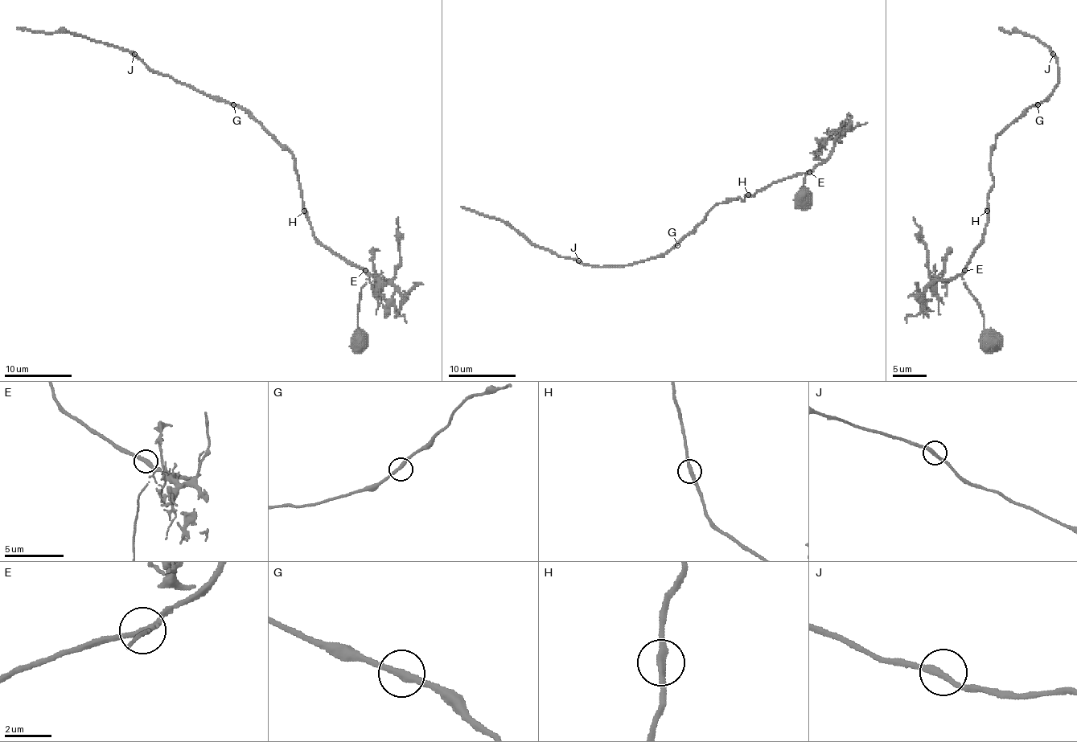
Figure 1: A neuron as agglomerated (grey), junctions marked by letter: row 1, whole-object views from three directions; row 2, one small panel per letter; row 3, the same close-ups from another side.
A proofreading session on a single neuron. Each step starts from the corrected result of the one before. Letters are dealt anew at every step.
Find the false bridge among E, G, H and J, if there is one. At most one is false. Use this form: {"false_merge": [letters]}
{"false_merge": []}

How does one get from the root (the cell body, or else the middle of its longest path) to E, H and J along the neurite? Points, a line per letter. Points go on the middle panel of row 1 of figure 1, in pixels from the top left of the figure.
E: (803, 200), (803, 179), (813, 170), (808, 171)
H: (803, 200), (803, 179), (813, 170), (773, 182), (754, 194), (748, 194)
J: (803, 200), (803, 179), (813, 170), (773, 182), (743, 202), (717, 203), (655, 256), (612, 267), (578, 260)

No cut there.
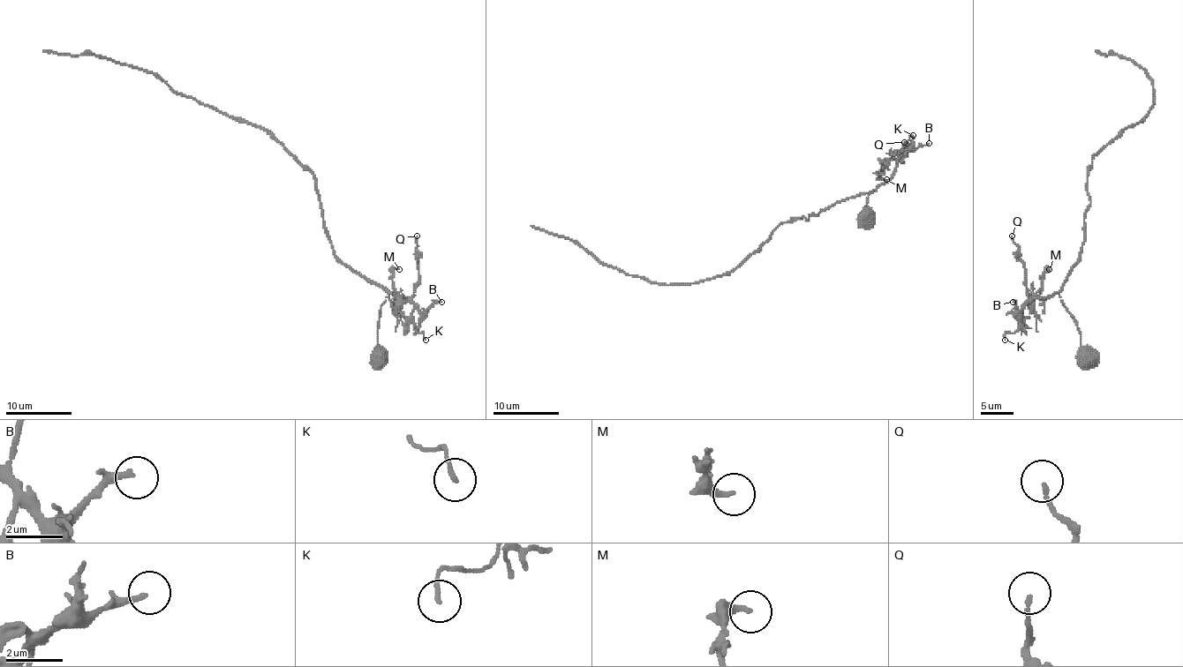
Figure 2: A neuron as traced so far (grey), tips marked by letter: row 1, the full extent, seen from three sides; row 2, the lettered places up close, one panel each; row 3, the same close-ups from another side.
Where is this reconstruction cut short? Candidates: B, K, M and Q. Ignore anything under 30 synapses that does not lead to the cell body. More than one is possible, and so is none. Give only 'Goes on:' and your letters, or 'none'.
Goes on: none

